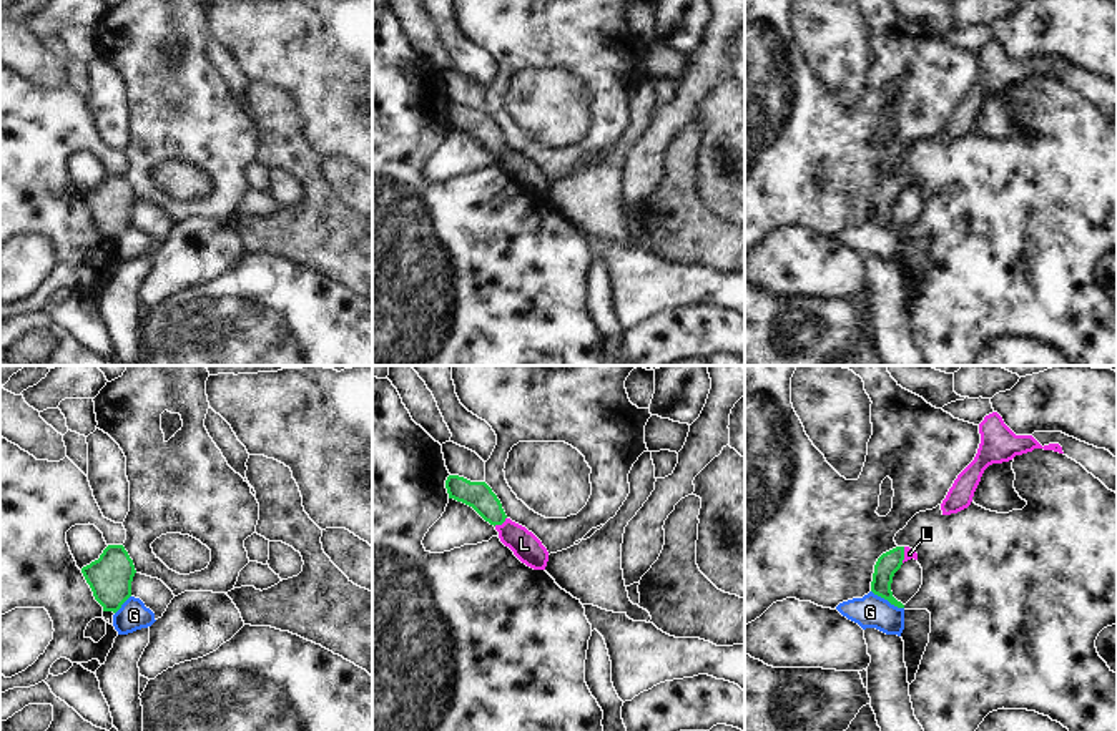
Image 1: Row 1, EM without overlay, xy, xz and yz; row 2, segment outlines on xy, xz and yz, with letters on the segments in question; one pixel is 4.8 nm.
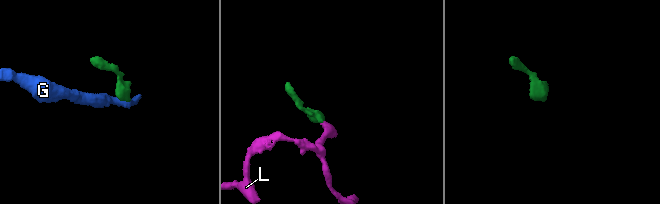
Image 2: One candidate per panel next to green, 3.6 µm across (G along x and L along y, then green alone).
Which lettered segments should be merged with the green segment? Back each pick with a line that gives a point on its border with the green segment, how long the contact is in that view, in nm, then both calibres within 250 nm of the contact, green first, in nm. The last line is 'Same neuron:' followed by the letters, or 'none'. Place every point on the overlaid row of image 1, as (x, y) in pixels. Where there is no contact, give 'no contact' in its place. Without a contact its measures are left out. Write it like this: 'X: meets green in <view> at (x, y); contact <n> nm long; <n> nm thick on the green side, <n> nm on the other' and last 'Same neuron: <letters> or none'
L: meets green in xz at (501, 524); contact 80 nm long; 140 nm thick on the green side, 140 nm on the other
Same neuron: L

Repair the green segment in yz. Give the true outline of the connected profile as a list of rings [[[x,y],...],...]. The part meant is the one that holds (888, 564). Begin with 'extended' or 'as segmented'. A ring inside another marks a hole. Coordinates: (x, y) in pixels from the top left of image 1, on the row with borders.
extended | [[[896,547],[883,553],[874,565],[871,591],[888,600],[891,605],[904,608],[904,605],[893,596],[891,583],[894,573],[911,558],[918,560],[918,553],[909,547]]]

